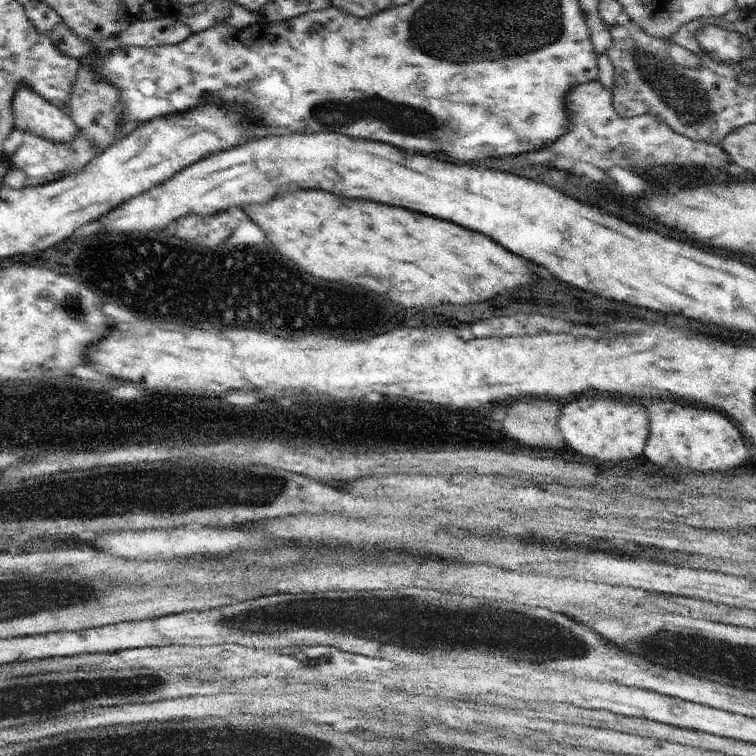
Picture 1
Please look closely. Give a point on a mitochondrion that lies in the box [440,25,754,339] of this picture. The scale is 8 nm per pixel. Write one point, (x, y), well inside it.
(682, 95)

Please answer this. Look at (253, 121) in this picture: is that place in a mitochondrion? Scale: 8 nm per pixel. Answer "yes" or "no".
no

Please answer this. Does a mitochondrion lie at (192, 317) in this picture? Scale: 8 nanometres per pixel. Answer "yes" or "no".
yes

